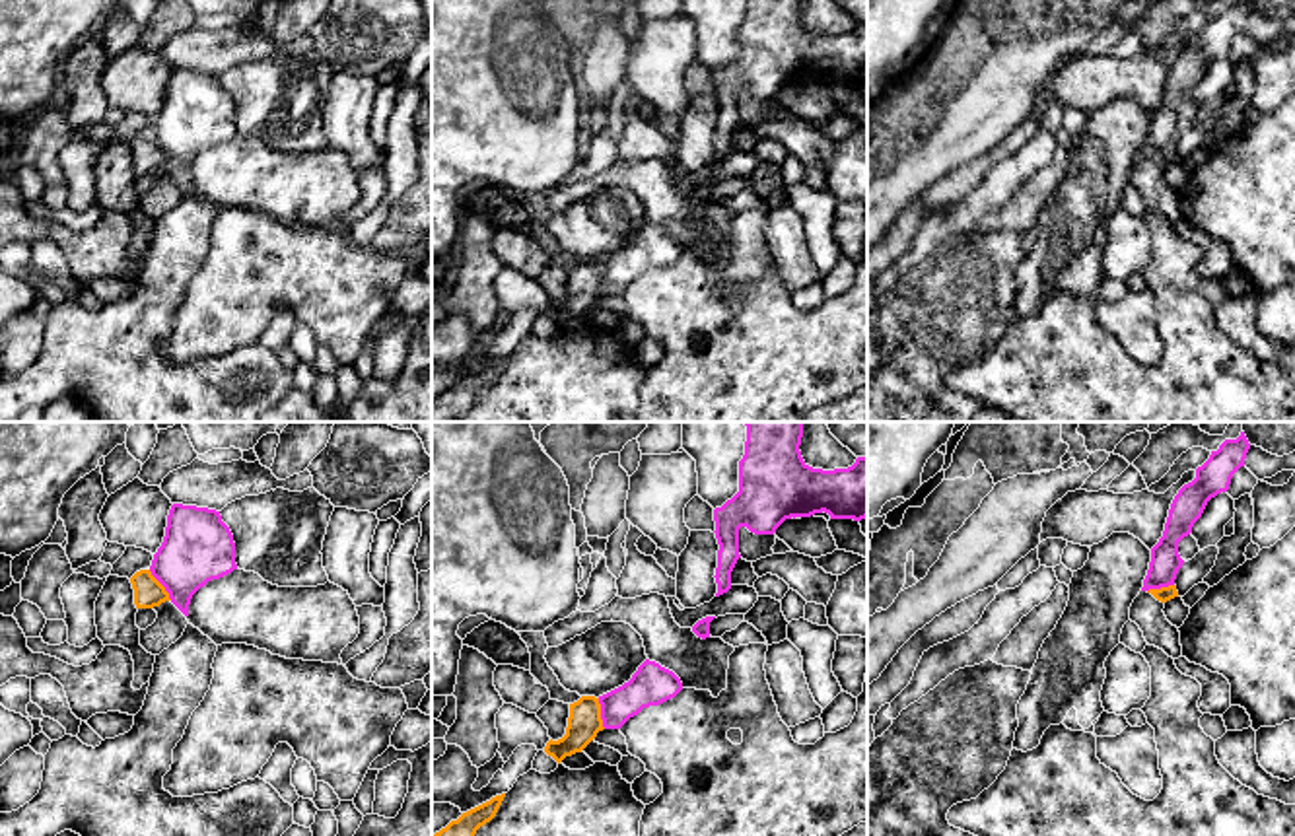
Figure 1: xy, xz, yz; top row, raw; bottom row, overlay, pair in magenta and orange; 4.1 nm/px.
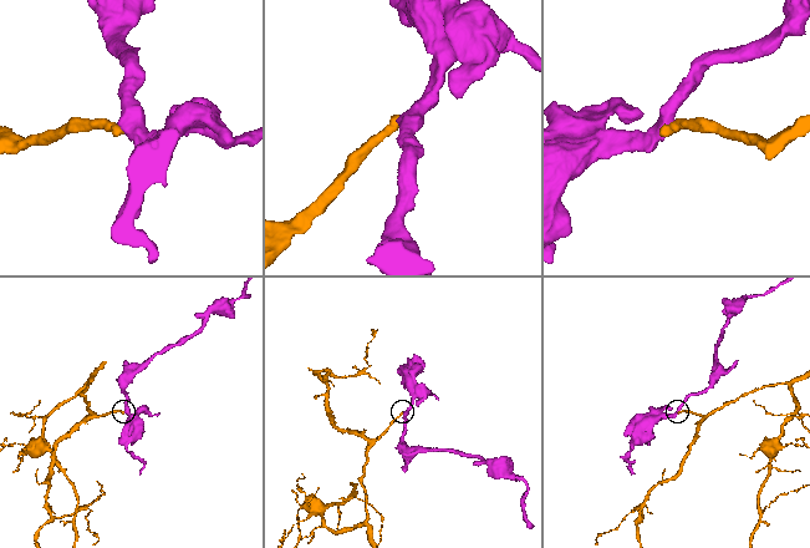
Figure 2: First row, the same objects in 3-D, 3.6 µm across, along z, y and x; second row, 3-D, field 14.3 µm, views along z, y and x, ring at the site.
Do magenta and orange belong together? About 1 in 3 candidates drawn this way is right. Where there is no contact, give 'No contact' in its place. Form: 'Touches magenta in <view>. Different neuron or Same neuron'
Touches magenta in xy. Different neuron

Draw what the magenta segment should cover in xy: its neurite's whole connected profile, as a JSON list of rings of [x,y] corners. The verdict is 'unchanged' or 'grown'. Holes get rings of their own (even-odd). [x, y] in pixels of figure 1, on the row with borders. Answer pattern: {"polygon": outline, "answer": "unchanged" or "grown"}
{"polygon": [[[173,504],[163,542],[150,566],[171,603],[189,616],[192,595],[233,570],[237,570],[235,542],[220,511]]], "answer": "unchanged"}

